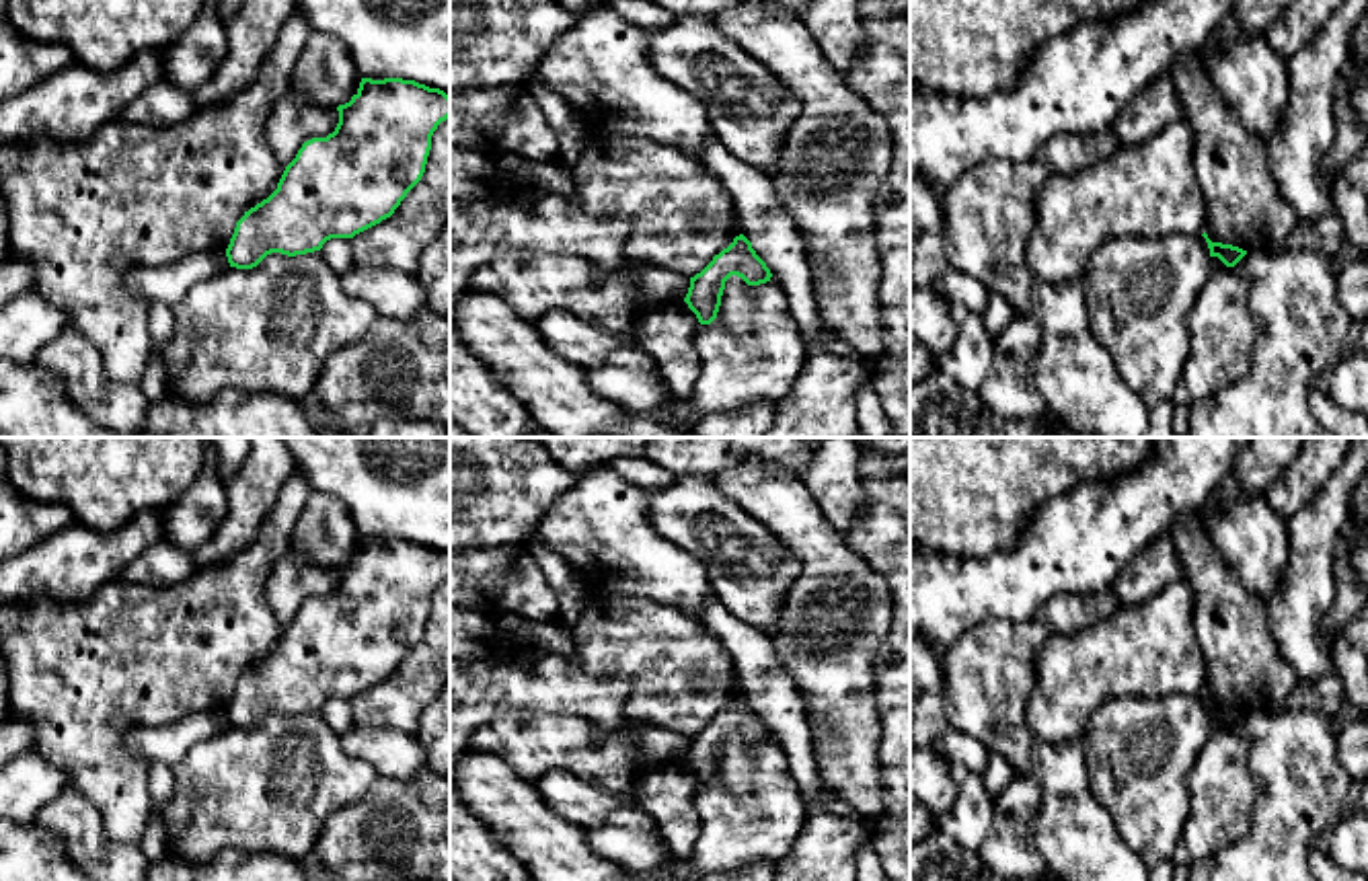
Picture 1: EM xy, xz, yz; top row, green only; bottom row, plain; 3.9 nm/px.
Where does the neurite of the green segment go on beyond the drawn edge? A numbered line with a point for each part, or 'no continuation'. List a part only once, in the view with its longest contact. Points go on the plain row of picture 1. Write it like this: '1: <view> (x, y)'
no continuation

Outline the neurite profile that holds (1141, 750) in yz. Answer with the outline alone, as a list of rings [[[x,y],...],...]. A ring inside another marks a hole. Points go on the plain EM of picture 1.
[[[1202,694],[1115,698],[1085,725],[1089,793],[1150,871],[1179,856],[1191,809],[1187,774],[1212,733]]]

